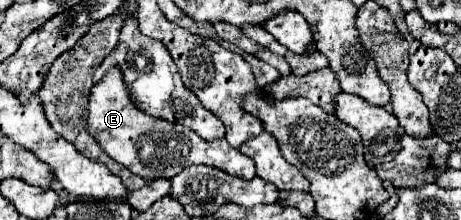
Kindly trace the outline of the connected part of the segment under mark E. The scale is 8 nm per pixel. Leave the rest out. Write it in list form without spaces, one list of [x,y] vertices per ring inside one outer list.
[[[116,69],[108,71],[90,93],[88,129],[114,161],[144,179],[170,179],[190,165],[210,165],[240,179],[254,179],[254,161],[242,155],[238,149],[230,147],[224,137],[216,141],[202,141],[188,127],[142,113],[134,103],[130,103],[132,99],[126,93],[128,91],[122,83],[122,75]]]

